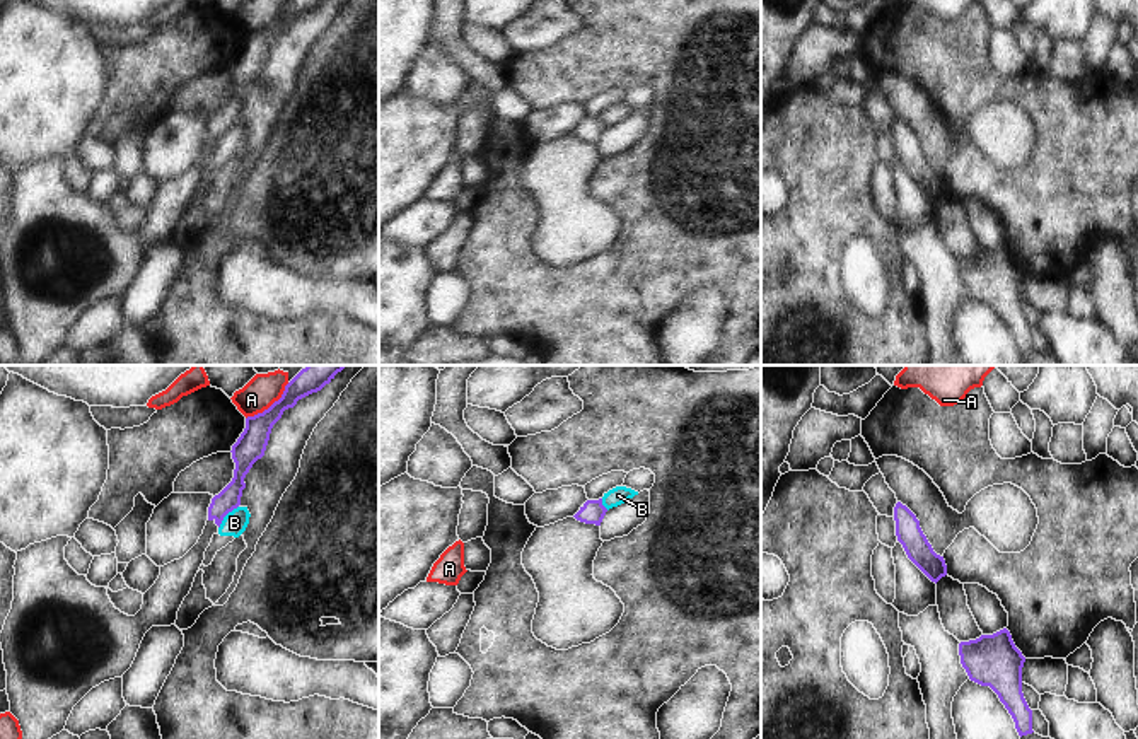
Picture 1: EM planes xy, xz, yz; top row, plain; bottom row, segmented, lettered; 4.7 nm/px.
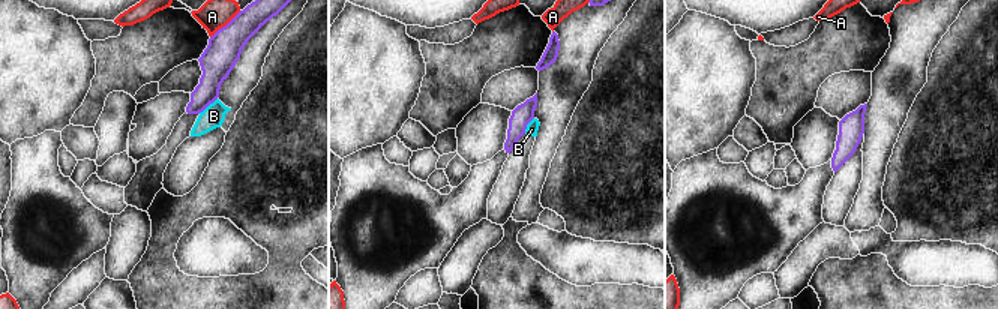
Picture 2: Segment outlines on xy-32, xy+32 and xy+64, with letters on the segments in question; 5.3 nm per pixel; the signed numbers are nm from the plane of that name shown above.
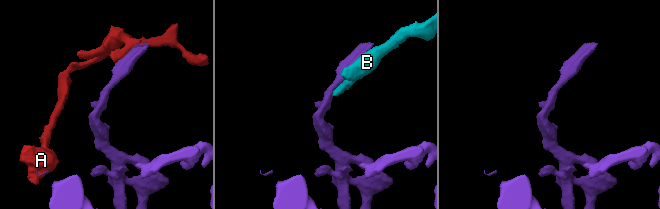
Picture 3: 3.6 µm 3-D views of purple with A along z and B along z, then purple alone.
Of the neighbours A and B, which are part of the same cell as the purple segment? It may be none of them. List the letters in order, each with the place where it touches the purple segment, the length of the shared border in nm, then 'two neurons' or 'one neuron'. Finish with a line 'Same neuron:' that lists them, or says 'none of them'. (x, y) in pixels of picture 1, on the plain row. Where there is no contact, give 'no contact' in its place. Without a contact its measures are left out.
A: xy (272, 23) | 260 nm | two neurons
B: xy (226, 132) | 140 nm | two neurons
Same neuron: none of them

